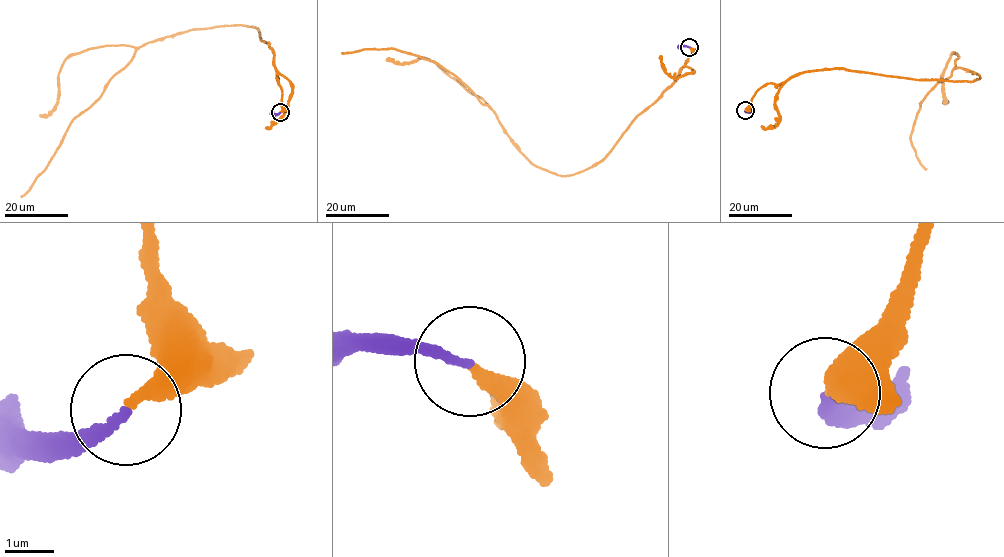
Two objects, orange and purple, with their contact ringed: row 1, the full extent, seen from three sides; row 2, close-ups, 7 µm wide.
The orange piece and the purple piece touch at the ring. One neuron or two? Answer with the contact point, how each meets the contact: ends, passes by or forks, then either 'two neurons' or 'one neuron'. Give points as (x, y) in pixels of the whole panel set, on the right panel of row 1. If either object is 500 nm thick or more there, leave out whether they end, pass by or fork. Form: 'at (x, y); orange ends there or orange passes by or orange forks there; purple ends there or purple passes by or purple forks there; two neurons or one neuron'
at (745, 110); orange ends there; purple ends there; one neuron

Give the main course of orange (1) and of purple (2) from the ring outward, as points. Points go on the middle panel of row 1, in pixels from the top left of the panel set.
1: (689, 47), (676, 80), (611, 151), (562, 175), (532, 164), (451, 73), (395, 49), (341, 53)
2: (689, 47), (677, 47)

